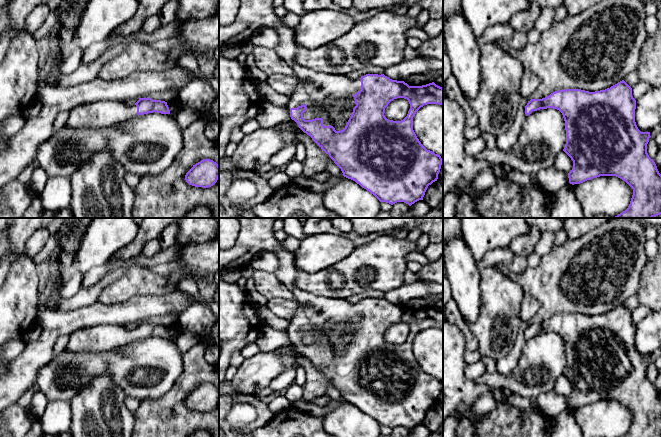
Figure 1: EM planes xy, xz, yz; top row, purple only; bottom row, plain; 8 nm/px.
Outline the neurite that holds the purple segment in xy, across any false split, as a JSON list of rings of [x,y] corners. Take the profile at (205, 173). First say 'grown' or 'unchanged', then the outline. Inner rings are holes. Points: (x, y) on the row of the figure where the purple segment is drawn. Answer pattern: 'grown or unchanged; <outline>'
unchanged; [[[203,159],[193,165],[186,173],[185,180],[189,185],[208,188],[219,178],[219,165],[210,159]]]

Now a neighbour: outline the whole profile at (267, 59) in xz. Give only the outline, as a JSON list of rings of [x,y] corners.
[[[255,46],[253,54],[255,56],[256,66],[261,69],[266,75],[294,75],[293,70],[281,57],[278,56],[276,50],[263,46]]]

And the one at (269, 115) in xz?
[[[263,101],[255,119],[262,128],[275,127],[280,123],[291,120],[290,109],[290,106],[276,106]]]

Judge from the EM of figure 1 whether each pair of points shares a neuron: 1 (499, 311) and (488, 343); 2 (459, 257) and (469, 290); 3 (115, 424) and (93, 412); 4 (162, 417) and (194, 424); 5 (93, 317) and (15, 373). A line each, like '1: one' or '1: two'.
1: one
2: one
3: one
4: one
5: one

